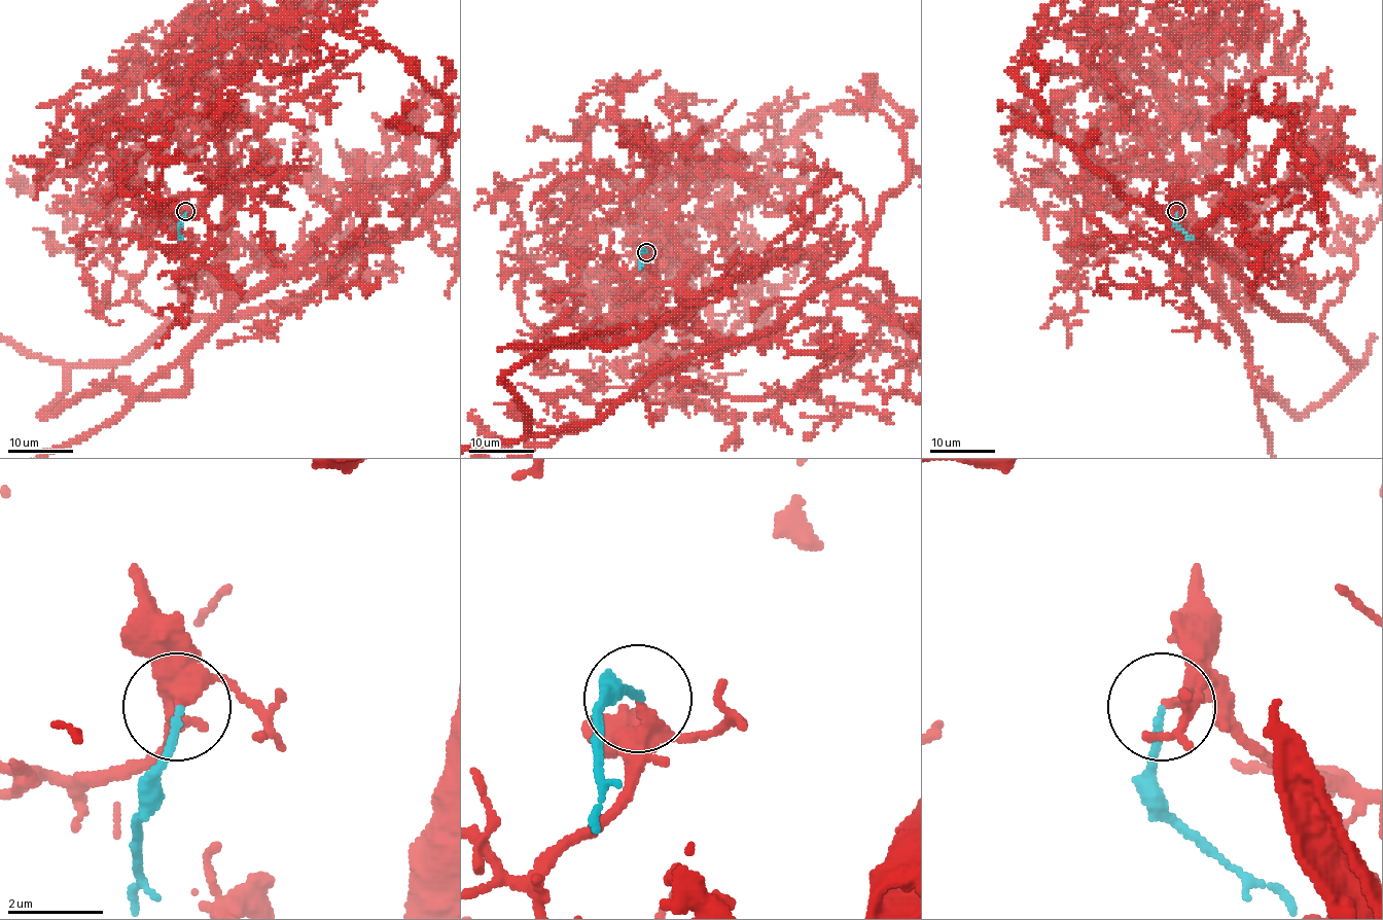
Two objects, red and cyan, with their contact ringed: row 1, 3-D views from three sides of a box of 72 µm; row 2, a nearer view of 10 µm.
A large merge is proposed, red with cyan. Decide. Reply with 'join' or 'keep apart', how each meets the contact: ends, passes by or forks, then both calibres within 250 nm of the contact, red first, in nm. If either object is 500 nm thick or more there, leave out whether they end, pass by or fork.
keep apart | red ends | cyan ends | 280/150 nm

